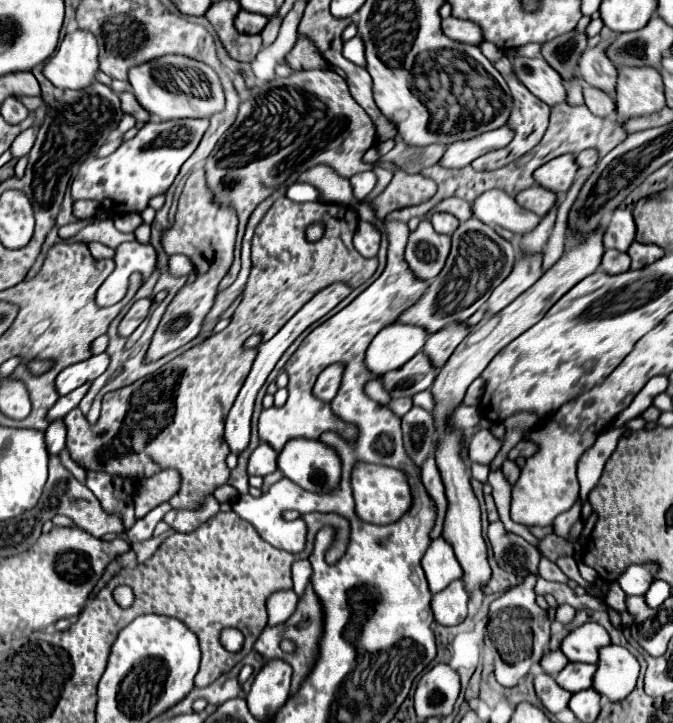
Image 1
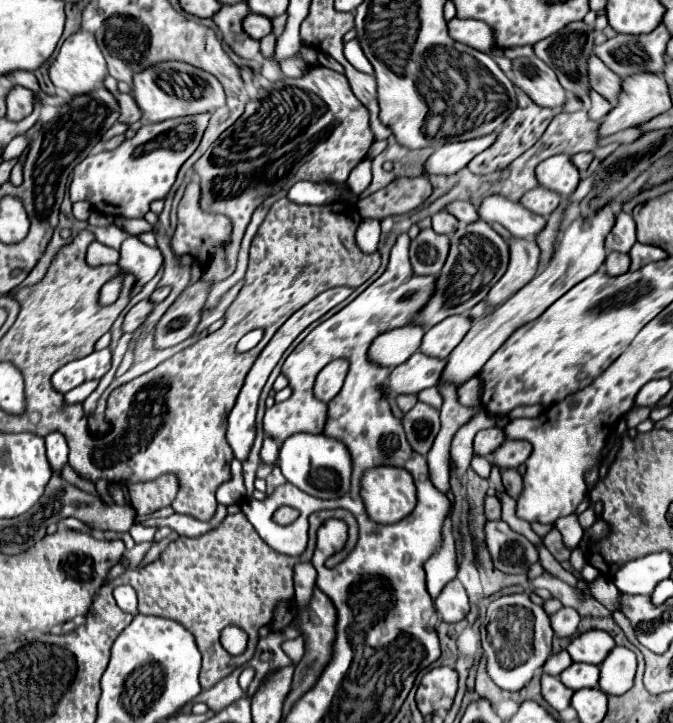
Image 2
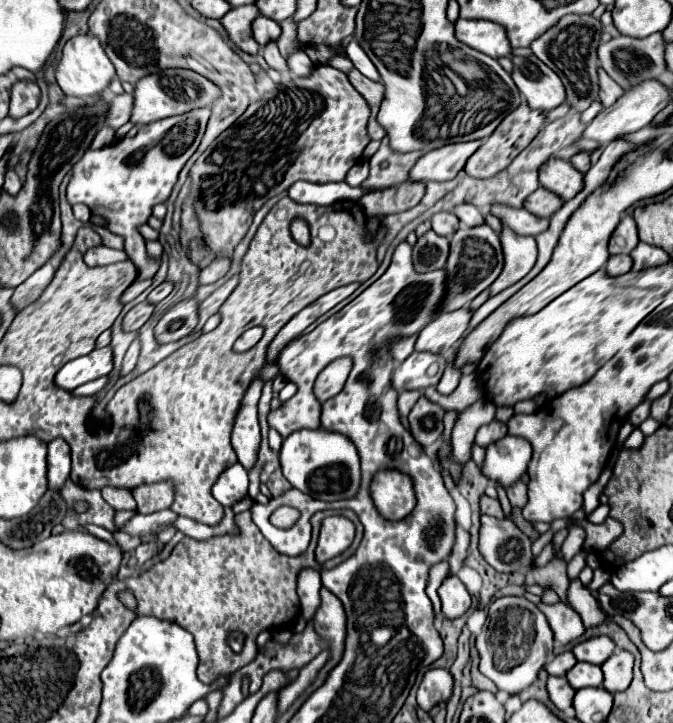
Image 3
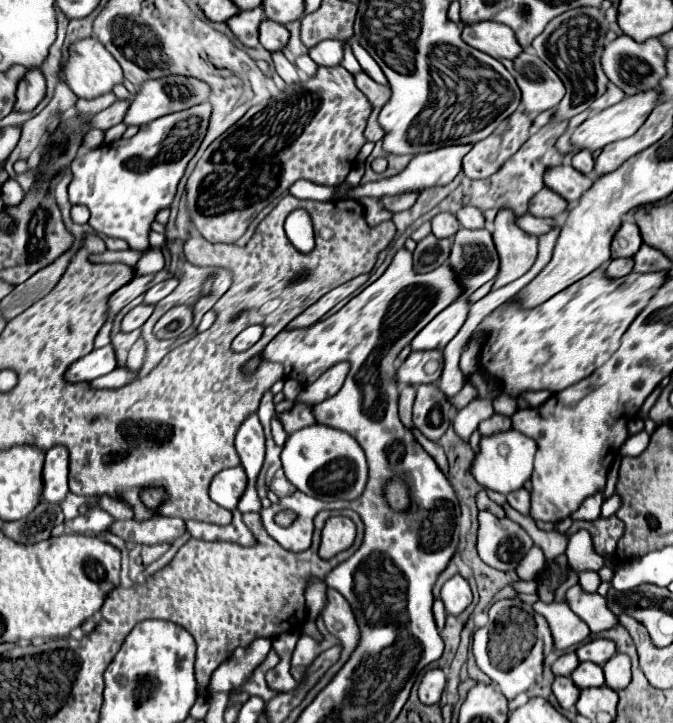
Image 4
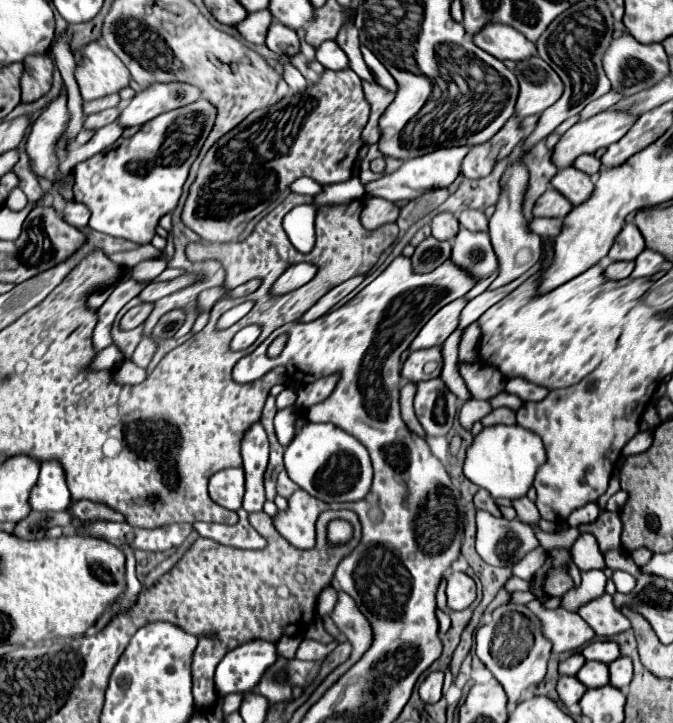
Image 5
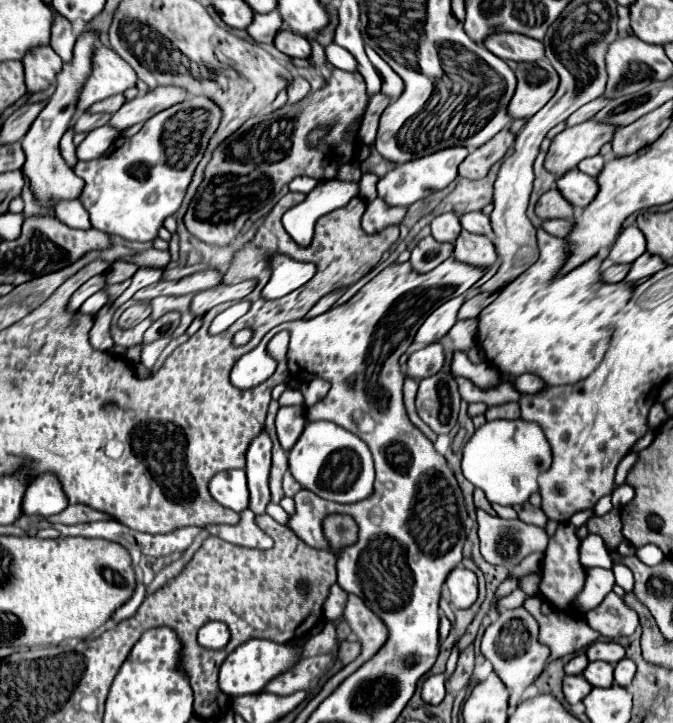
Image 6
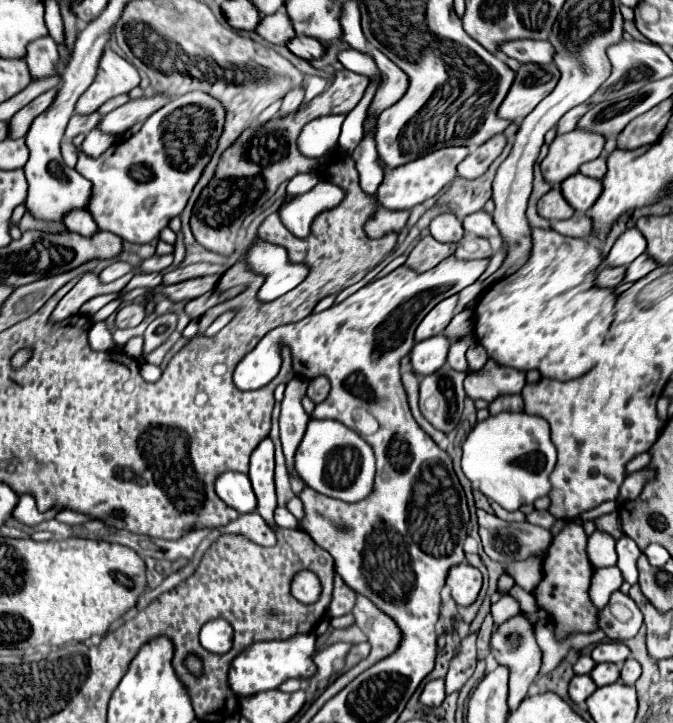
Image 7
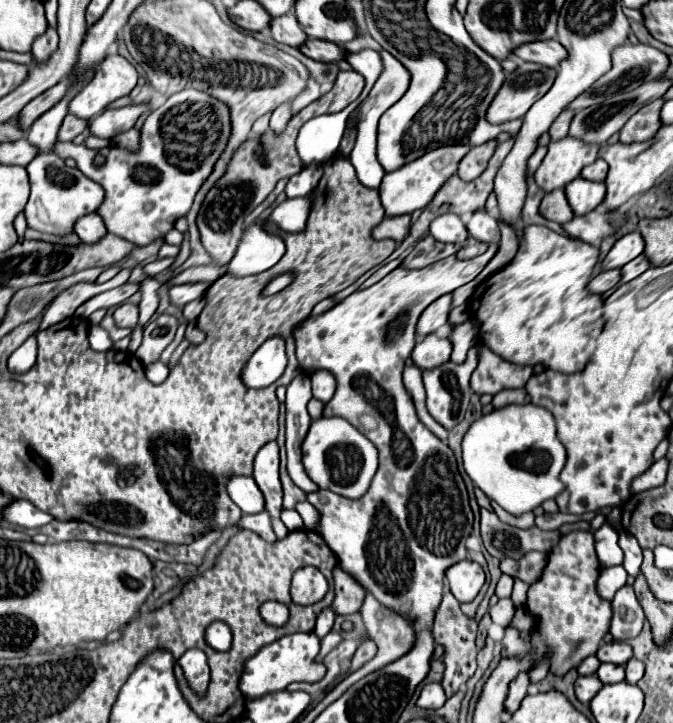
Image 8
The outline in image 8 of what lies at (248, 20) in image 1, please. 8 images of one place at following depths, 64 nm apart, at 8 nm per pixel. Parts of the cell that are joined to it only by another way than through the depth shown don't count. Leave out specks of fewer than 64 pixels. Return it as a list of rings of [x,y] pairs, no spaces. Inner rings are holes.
[[[308,38],[304,44],[300,44],[298,50],[304,56],[318,60],[318,62],[338,62],[338,60],[344,60],[344,56],[346,56],[346,50],[342,50],[334,44],[328,44],[326,40],[312,40],[312,38]]]

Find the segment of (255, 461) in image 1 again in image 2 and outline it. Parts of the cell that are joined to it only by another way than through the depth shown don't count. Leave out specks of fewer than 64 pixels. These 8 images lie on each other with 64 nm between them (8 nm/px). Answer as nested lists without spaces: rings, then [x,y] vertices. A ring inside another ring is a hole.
[[[264,438],[262,450],[260,450],[260,462],[262,464],[276,464],[276,458],[278,458],[278,444],[274,440]]]

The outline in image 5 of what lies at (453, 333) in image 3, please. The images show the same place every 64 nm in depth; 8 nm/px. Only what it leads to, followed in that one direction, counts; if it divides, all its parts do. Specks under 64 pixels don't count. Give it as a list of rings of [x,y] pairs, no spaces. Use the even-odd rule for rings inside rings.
[[[458,298],[452,304],[446,304],[436,312],[426,326],[420,330],[420,334],[414,338],[410,344],[410,350],[422,350],[422,348],[432,348],[432,346],[442,346],[444,340],[458,328],[460,322],[460,312],[466,306],[466,298]]]

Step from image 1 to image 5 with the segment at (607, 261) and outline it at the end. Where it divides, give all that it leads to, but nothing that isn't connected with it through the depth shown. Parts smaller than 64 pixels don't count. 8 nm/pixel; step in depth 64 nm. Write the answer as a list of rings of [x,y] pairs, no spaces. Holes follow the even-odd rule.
[[[622,260],[622,262],[612,262],[612,264],[606,268],[604,276],[606,276],[608,280],[624,280],[624,278],[628,278],[628,276],[632,274],[632,270],[634,270],[634,262],[626,262],[626,260]]]

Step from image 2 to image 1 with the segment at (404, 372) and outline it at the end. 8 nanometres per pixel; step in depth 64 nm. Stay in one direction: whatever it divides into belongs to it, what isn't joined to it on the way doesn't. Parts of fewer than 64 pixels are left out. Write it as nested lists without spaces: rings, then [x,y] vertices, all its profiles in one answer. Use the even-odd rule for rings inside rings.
[[[418,352],[402,368],[382,374],[380,382],[384,390],[390,394],[390,398],[402,398],[402,396],[414,396],[430,388],[434,378],[436,370],[432,370],[428,356],[424,352]]]

